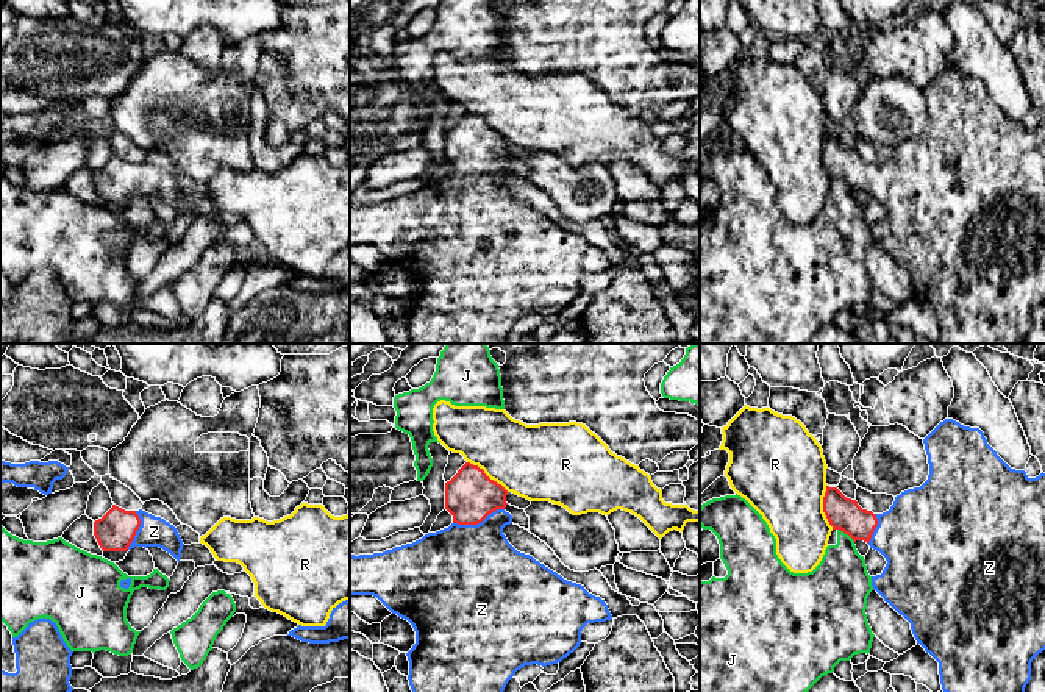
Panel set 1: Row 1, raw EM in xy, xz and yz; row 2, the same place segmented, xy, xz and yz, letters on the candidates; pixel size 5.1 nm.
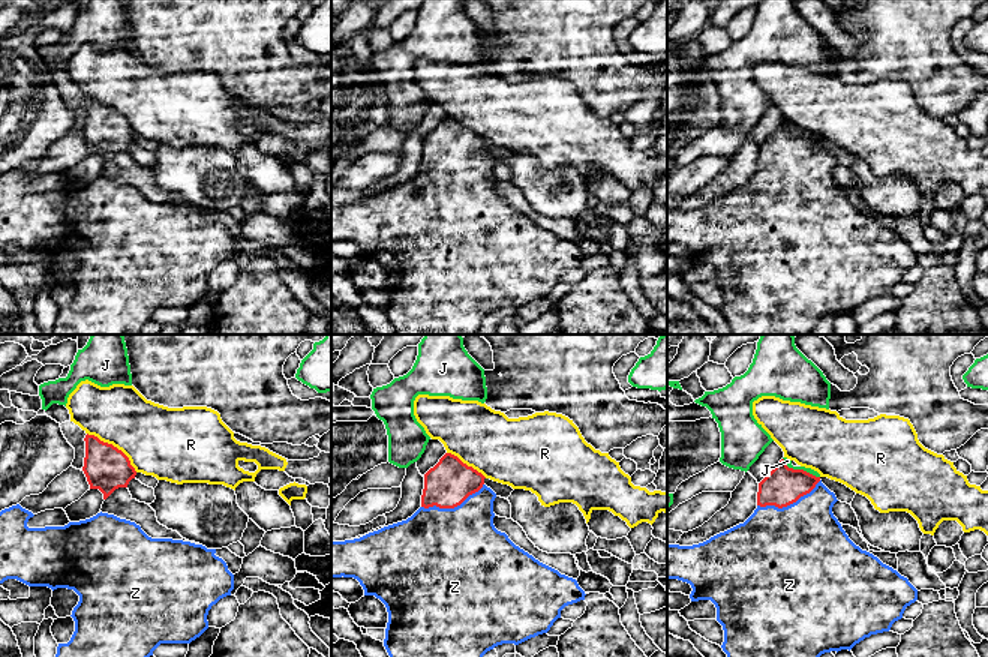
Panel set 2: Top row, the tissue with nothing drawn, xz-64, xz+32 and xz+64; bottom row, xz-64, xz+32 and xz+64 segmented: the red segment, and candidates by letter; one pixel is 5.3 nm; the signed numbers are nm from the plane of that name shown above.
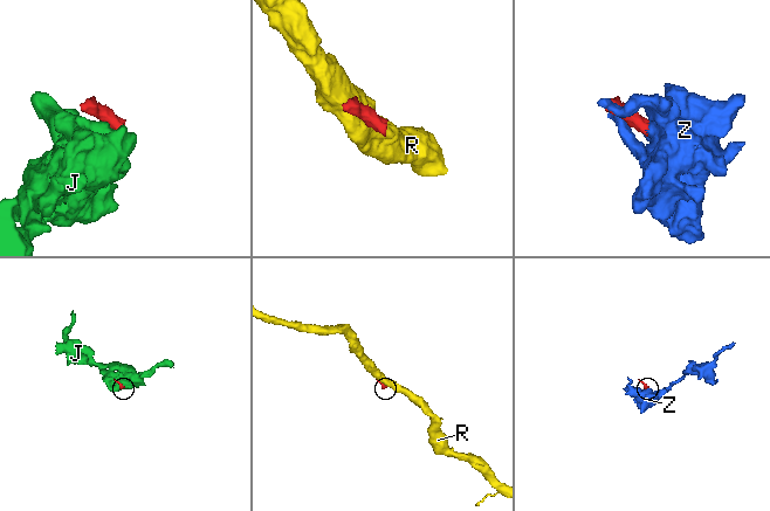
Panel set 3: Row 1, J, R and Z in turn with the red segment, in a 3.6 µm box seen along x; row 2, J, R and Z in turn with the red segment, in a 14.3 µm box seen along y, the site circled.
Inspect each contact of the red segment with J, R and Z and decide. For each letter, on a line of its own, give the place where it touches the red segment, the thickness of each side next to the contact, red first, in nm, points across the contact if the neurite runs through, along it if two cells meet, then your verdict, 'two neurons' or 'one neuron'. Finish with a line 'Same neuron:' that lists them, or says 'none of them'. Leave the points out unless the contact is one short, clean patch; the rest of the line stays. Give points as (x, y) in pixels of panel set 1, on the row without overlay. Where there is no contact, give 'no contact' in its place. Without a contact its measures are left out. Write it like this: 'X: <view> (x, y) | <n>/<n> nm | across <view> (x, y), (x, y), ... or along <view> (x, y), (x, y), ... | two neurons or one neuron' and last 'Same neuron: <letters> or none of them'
J: yz (847, 183) | 170/280 nm | along yz (838, 178), (855, 191) | two neurons
R: yz (823, 156) | 170/440 nm | two neurons
Z: xz (478, 172) | 280/460 nm | across xz (470, 146), (478, 158), (478, 172), (474, 194), (474, 221) | one neuron
Same neuron: Z

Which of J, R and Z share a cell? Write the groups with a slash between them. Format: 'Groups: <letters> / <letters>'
Groups: J / R / Z

